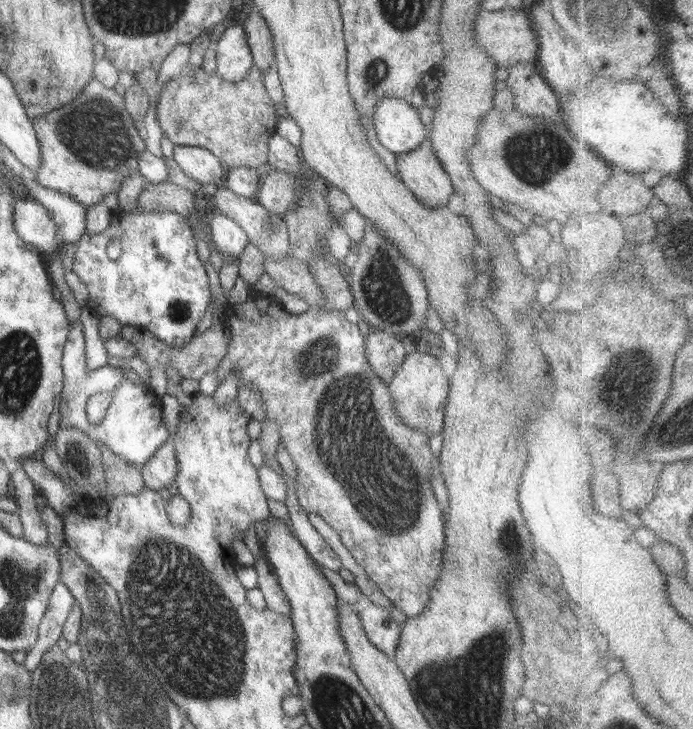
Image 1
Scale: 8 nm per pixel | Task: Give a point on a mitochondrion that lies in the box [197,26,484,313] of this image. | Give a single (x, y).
(376, 71)

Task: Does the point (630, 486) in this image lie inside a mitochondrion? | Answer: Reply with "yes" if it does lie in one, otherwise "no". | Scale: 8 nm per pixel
no

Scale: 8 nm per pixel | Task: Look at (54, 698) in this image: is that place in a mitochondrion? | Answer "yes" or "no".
yes

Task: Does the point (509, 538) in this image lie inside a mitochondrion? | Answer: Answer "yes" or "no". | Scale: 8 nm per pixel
yes

